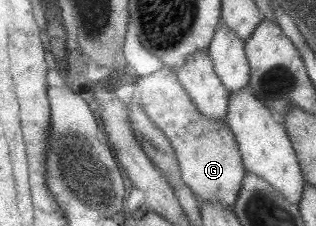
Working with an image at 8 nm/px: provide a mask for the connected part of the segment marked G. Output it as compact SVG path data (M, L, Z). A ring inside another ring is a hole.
M164 66L155 73L135 77L134 85L140 90L137 101L143 106L145 114L155 122L159 130L163 130L163 134L175 148L183 181L201 202L219 201L223 207L235 209L235 199L239 197L239 189L243 187L246 170L235 135L226 121L207 119L197 111L172 68Z

